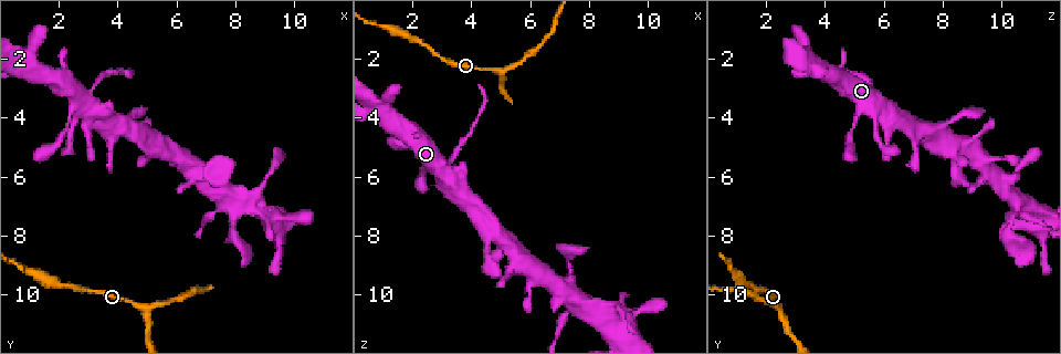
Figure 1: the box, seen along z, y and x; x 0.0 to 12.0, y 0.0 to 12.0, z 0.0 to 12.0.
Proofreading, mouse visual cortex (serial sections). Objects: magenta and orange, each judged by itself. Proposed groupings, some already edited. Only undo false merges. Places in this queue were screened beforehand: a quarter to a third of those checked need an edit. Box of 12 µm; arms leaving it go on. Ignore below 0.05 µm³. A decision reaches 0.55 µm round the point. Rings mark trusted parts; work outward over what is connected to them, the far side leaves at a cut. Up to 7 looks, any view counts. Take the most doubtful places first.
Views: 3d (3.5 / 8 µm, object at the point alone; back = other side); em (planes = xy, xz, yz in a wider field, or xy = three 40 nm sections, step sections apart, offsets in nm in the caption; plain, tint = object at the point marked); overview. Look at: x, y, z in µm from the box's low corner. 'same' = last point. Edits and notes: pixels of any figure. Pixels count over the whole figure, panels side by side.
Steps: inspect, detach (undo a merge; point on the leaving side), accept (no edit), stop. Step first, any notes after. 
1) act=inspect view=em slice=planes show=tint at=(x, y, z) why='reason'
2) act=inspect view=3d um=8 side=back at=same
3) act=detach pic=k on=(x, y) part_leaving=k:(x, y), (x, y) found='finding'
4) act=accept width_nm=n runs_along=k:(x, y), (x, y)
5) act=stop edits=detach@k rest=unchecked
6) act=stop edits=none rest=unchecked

act=inspect view=3d um=3.5 at=(8.0, 7.1, 10.4) why='small branch off a trunk'

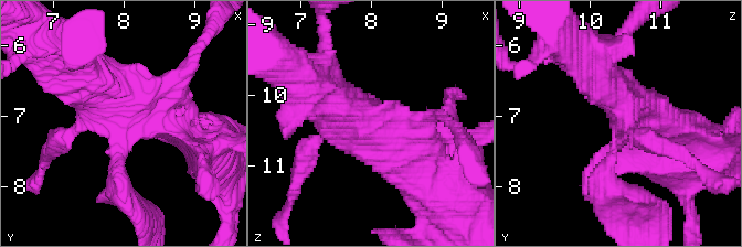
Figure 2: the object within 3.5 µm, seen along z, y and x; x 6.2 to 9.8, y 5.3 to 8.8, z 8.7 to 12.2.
act=inspect view=em slice=xy step=1 show=tint at=(8.00, 7.15, 10.50)

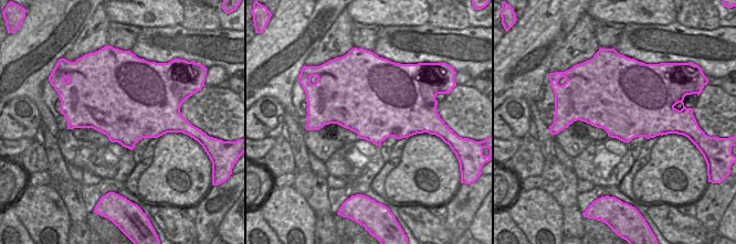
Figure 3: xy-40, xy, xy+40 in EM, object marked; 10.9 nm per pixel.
act=inspect view=em slice=xy step=5 show=tint at=same why='another direction'

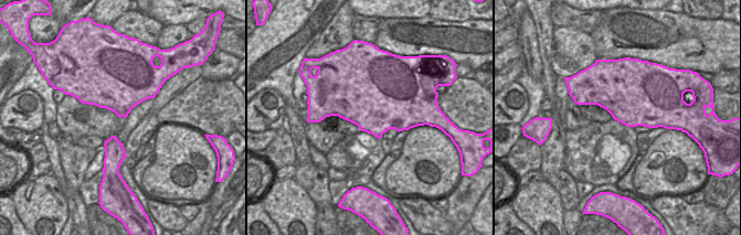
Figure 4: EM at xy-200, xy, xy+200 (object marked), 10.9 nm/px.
act=accept found='one cell here'

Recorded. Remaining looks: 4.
act=inspect view=3d um=3.5 at=(4.9, 10.5, 2.4) why='branch point'

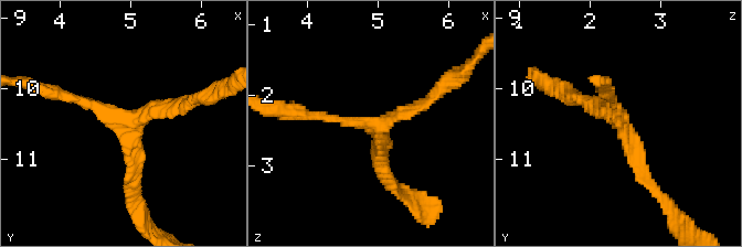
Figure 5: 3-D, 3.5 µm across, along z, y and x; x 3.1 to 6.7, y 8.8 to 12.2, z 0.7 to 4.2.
act=inspect view=em slice=planes show=tint at=(4.90, 10.50, 2.45) arms=3 arm_widths_nm=150,200,200

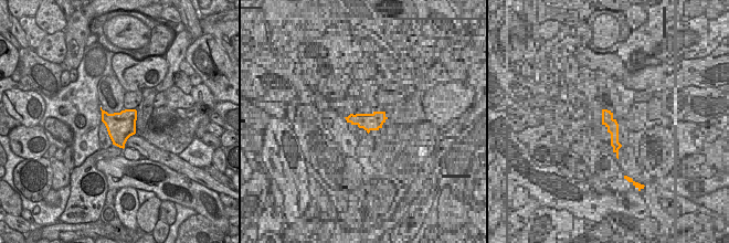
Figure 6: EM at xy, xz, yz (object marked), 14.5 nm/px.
act=inspect view=em slice=xy step=2 show=tint at=same

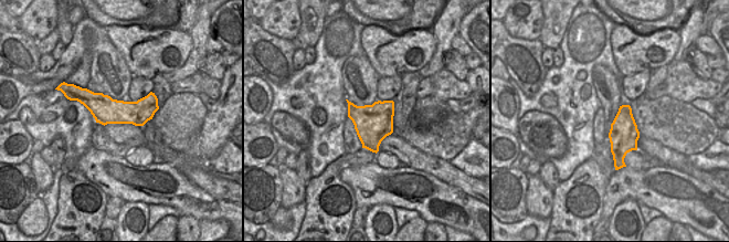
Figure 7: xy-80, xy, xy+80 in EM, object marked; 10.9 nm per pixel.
act=accept runs_along=5:(304, 114), (385, 125), (433, 96) found='one cell here'

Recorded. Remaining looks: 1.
act=stop edits=none rest=unchecked

